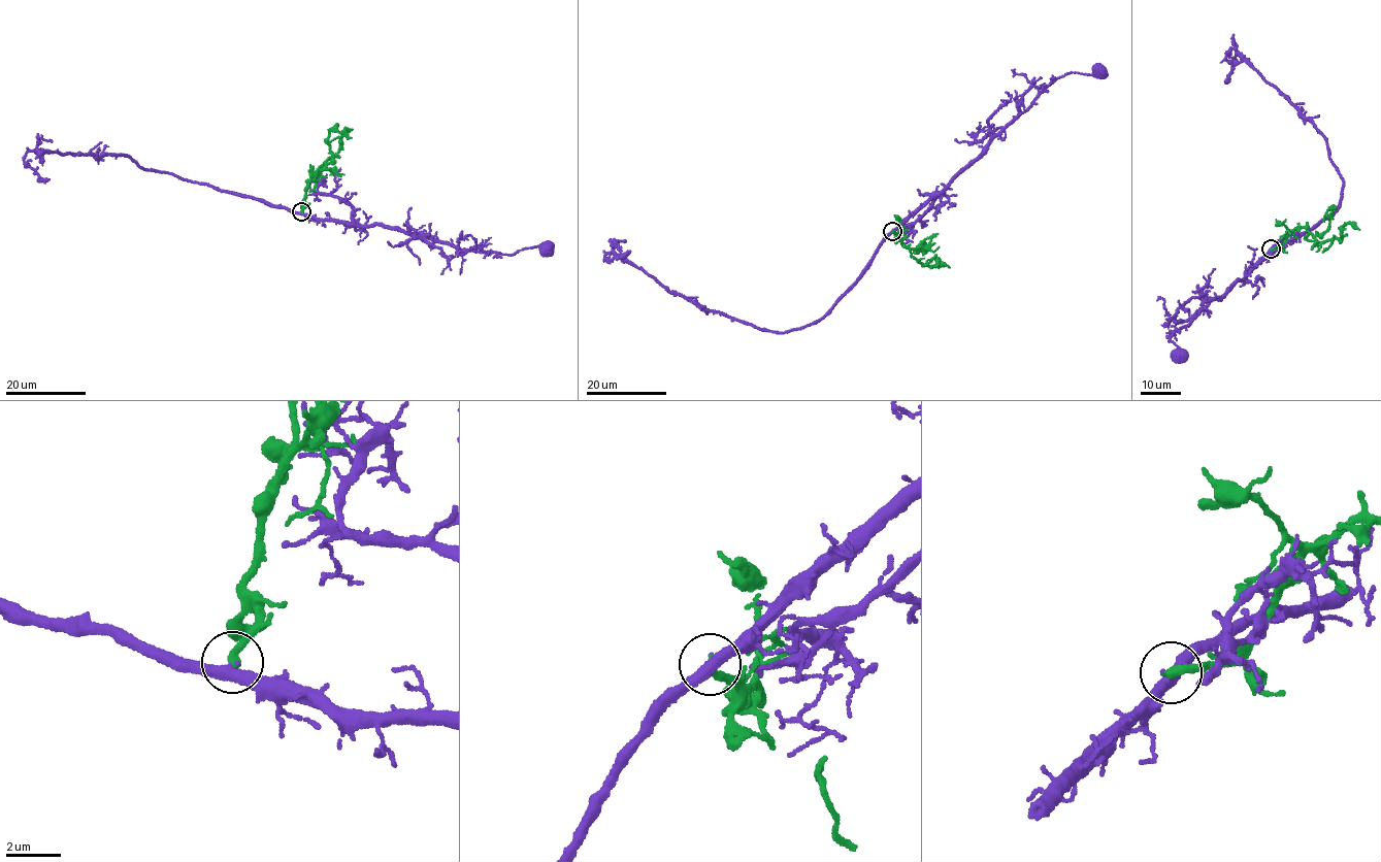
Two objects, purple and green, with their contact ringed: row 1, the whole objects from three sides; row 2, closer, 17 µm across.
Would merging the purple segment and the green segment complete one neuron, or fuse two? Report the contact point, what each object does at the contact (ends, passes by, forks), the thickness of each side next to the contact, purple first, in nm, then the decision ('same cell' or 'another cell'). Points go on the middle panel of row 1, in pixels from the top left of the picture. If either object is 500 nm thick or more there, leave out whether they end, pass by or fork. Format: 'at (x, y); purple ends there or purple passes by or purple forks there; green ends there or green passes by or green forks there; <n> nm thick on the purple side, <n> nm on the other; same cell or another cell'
at (892, 231); purple passes by; green ends there; 400 nm thick on the purple side, 320 nm on the other; another cell

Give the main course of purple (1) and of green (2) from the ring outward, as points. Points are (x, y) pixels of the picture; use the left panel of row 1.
1: (301, 211), (321, 220), (365, 226), (376, 224), (481, 252), (514, 255), (538, 245), (548, 249)
2: (301, 211), (310, 172), (315, 179), (327, 160), (338, 152), (343, 132), (353, 129)

